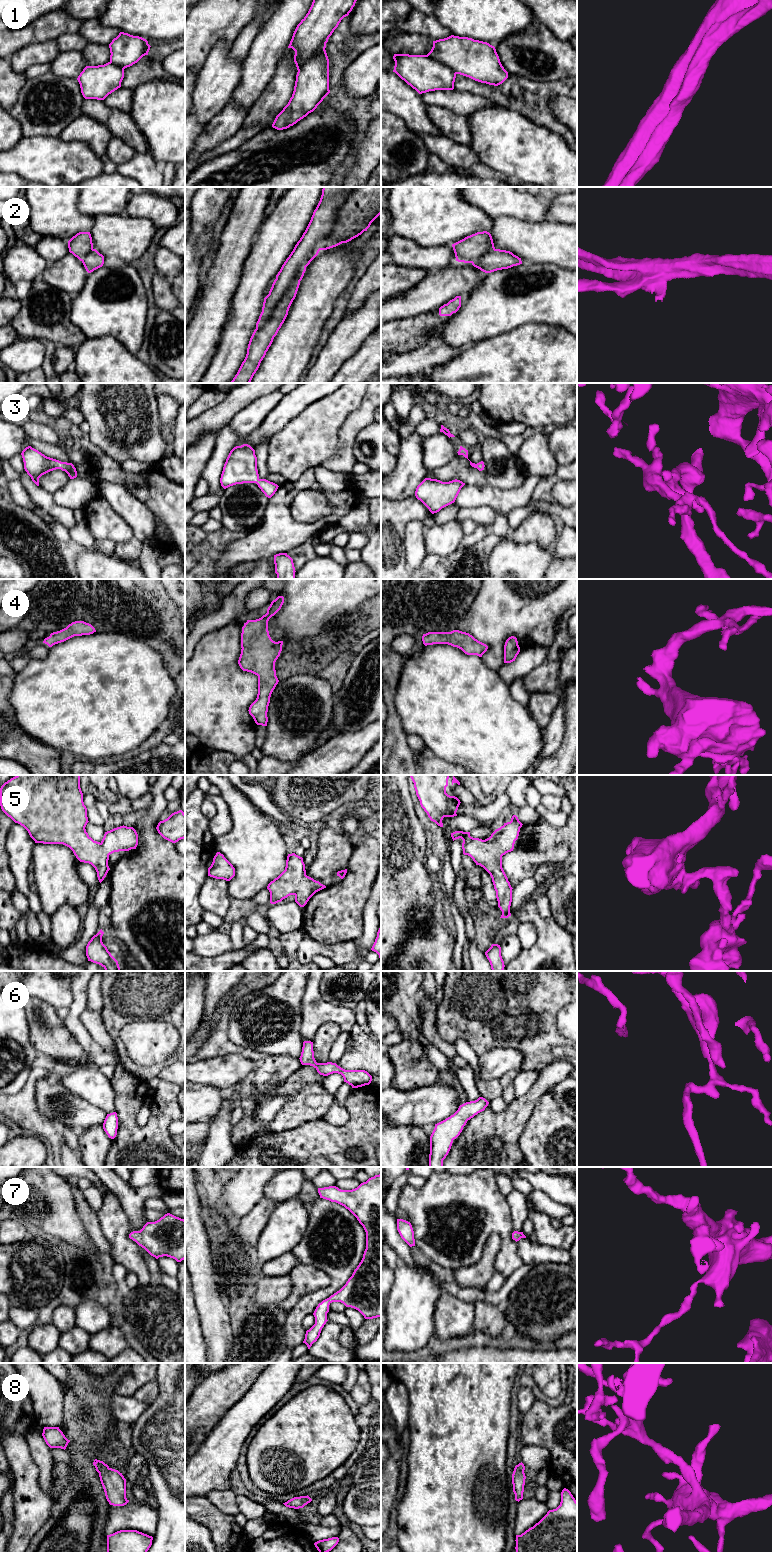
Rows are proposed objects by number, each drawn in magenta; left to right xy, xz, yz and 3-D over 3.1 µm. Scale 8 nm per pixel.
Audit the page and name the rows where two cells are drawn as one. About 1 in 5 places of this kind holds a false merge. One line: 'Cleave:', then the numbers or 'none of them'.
Cleave: 1

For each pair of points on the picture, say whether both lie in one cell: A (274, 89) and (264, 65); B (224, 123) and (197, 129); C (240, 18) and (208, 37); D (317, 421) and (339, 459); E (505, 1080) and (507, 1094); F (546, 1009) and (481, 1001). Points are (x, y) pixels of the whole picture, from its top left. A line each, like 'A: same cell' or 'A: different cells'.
A: different cells
B: different cells
C: same cell
D: different cells
E: same cell
F: same cell

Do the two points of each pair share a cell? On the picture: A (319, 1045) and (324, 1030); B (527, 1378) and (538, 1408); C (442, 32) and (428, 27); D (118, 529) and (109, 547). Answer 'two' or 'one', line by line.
A: one
B: two
C: one
D: two

